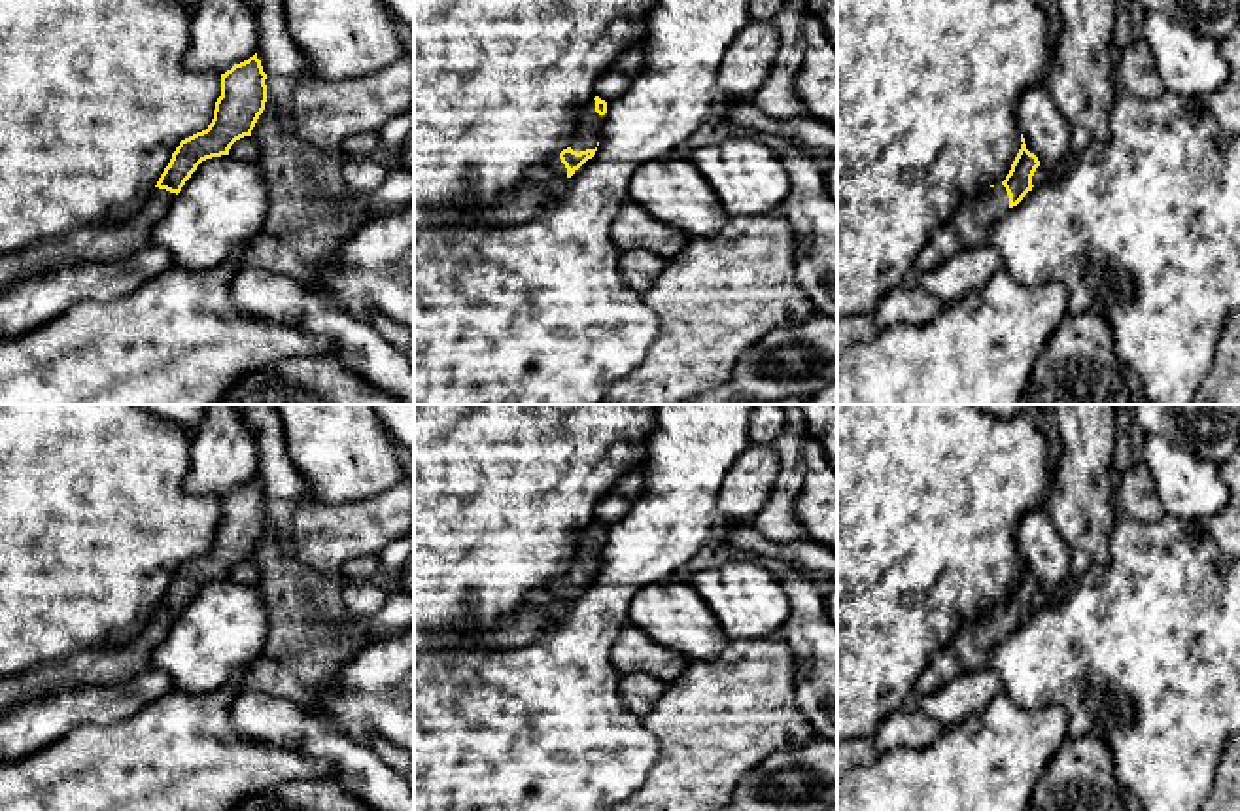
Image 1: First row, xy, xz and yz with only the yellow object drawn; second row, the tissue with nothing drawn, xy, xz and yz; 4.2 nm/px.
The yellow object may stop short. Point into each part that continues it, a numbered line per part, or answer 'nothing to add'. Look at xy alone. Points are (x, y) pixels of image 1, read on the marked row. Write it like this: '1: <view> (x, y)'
1: xy (99, 244)

